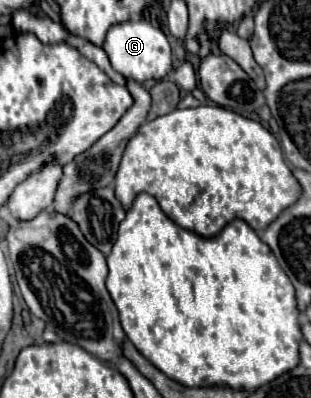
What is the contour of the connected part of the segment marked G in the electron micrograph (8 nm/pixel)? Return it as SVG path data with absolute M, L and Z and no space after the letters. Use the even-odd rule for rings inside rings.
M130 19L126 23L118 23L110 27L102 49L106 51L112 67L124 75L126 79L134 79L138 83L144 81L160 81L172 71L172 55L170 55L170 43L162 29L152 27L146 19Z

